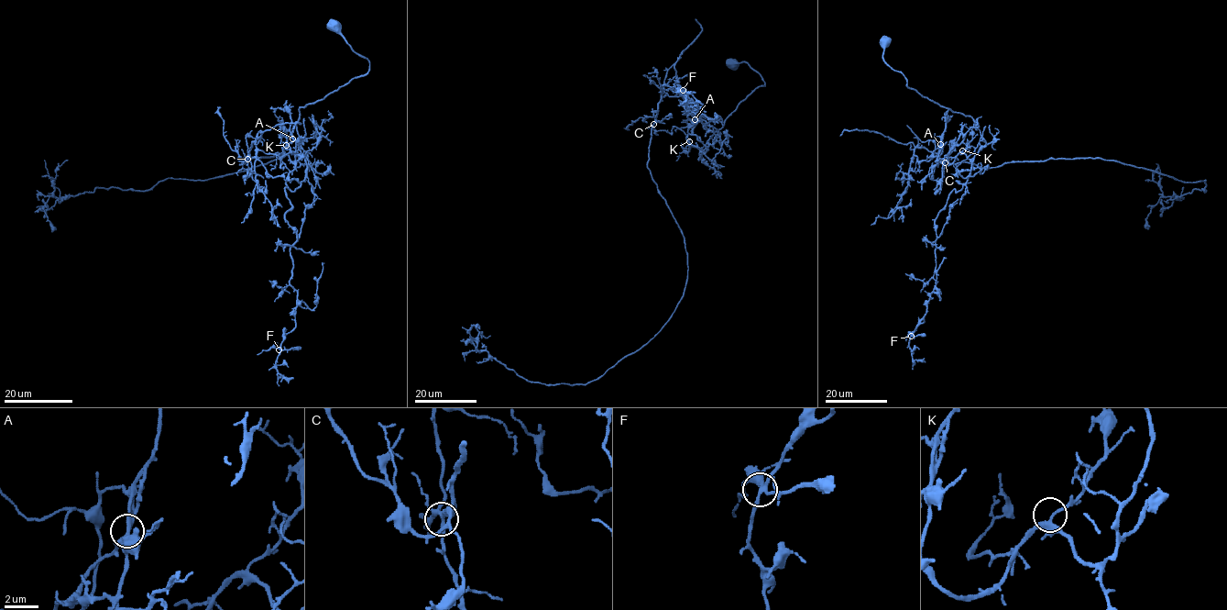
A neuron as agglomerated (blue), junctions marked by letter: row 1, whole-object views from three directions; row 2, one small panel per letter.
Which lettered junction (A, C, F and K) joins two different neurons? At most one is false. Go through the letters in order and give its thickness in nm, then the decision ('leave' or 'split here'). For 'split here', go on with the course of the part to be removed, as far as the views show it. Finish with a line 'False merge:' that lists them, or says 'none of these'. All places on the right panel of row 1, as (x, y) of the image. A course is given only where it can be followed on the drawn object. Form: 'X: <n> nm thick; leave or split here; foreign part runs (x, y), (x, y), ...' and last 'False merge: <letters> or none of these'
A: 260 nm thick; split here; foreign part runs (940, 144), (914, 155), (923, 147), (983, 168), (1097, 158), (1205, 181), (1204, 192), (1161, 197), (1148, 228)
C: 280 nm thick; leave
F: 220 nm thick; leave
K: 280 nm thick; leave
False merge: A

